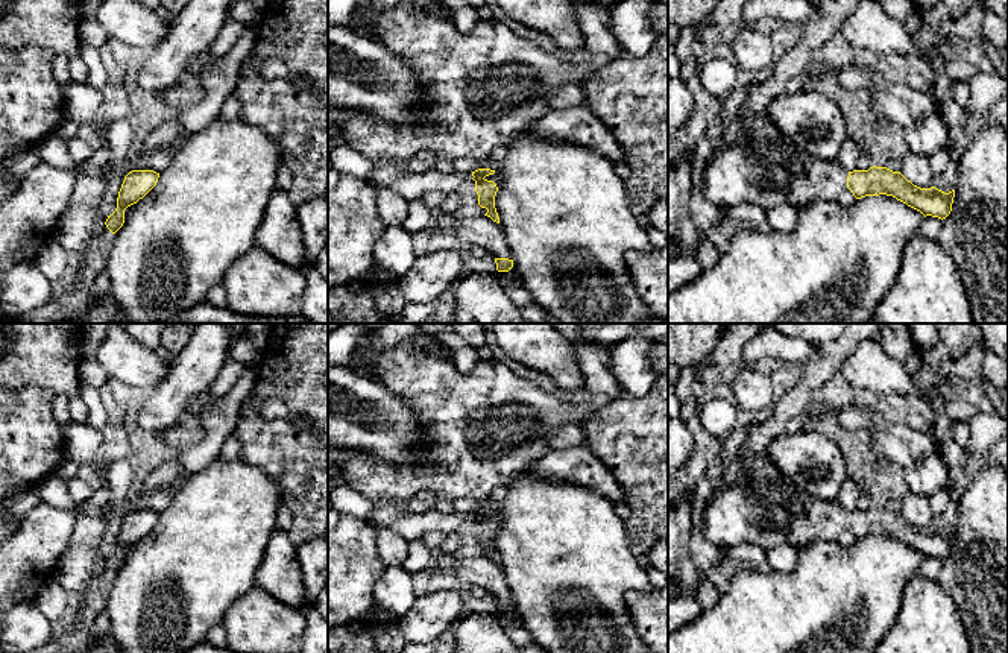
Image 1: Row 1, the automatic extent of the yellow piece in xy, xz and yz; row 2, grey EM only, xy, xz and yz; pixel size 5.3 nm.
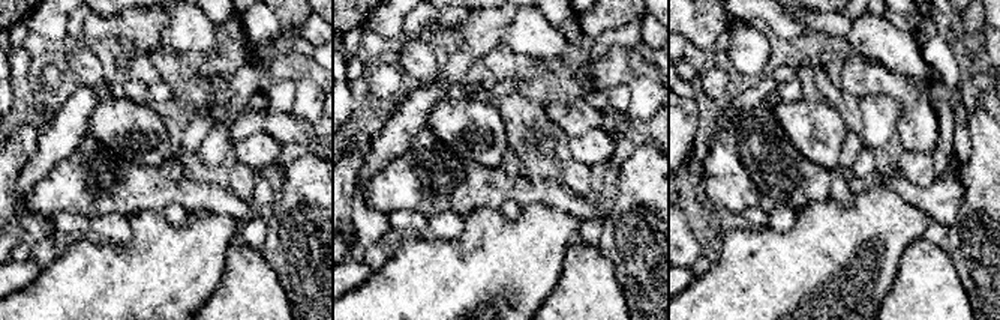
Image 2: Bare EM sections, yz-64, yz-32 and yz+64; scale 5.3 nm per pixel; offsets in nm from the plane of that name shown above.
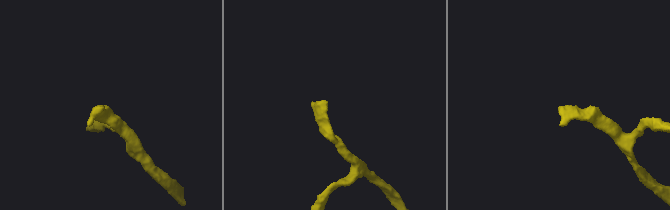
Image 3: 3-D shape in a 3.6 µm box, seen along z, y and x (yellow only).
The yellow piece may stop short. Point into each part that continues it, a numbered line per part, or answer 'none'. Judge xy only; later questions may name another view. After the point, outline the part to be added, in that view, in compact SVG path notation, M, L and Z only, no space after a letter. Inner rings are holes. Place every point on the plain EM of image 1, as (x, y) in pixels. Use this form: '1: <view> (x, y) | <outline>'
none

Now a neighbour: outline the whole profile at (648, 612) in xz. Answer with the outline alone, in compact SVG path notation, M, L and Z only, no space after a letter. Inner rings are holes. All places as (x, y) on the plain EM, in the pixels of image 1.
M668 588L651 594L630 591L625 607L648 653L668 653Z

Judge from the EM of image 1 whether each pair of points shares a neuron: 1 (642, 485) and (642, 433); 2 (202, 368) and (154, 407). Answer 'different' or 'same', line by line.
1: same
2: same

